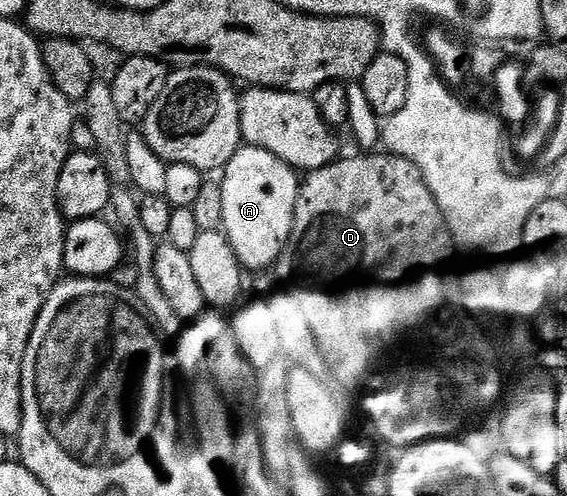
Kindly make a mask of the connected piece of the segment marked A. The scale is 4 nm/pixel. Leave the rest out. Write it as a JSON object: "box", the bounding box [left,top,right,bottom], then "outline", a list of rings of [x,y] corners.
{"box":[220,145,299,271],"outline":[[[246,145],[240,147],[232,155],[232,159],[226,162],[222,173],[222,226],[220,226],[221,232],[226,238],[226,242],[232,247],[232,251],[236,255],[238,264],[242,266],[243,270],[250,271],[250,269],[258,269],[254,271],[266,271],[266,269],[275,264],[278,260],[278,256],[281,255],[282,250],[286,247],[286,240],[289,237],[289,232],[292,231],[293,211],[296,207],[297,189],[299,185],[299,174],[290,166],[286,165],[279,157],[272,155],[267,149],[257,149],[254,145]]]}

